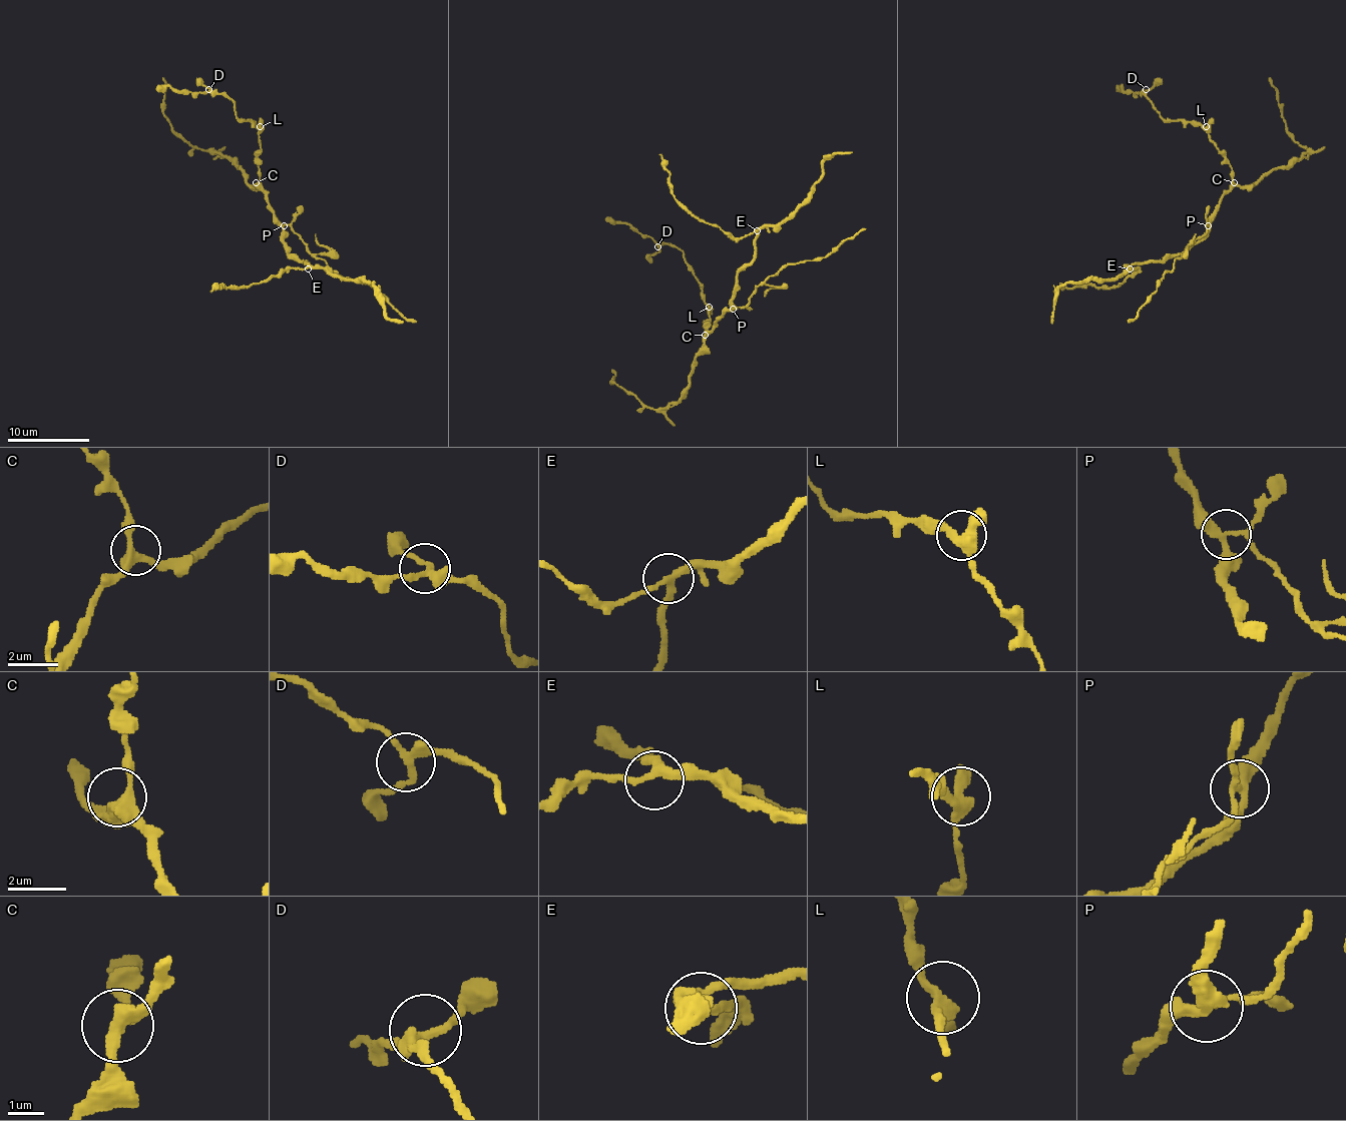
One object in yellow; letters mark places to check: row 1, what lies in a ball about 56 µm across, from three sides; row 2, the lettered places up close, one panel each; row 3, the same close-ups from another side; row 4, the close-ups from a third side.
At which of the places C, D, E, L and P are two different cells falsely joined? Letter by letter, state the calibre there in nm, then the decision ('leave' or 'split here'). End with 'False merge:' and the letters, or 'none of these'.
C: calibre 320 nm; leave
D: calibre 260 nm; leave
E: calibre 240 nm; leave
L: calibre 360 nm; leave
P: calibre 240 nm; split here
False merge: P

